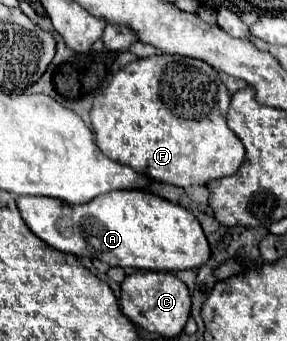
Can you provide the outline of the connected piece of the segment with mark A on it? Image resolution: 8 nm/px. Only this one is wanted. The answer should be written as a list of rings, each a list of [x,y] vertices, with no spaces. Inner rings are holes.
[[[140,190],[108,192],[88,204],[78,204],[78,206],[64,204],[62,200],[48,198],[48,196],[16,196],[16,204],[28,228],[48,246],[60,252],[72,252],[76,256],[86,256],[92,260],[98,258],[110,266],[176,272],[176,270],[200,268],[210,258],[210,244],[198,220],[186,208],[172,204],[150,192],[140,192]]]

